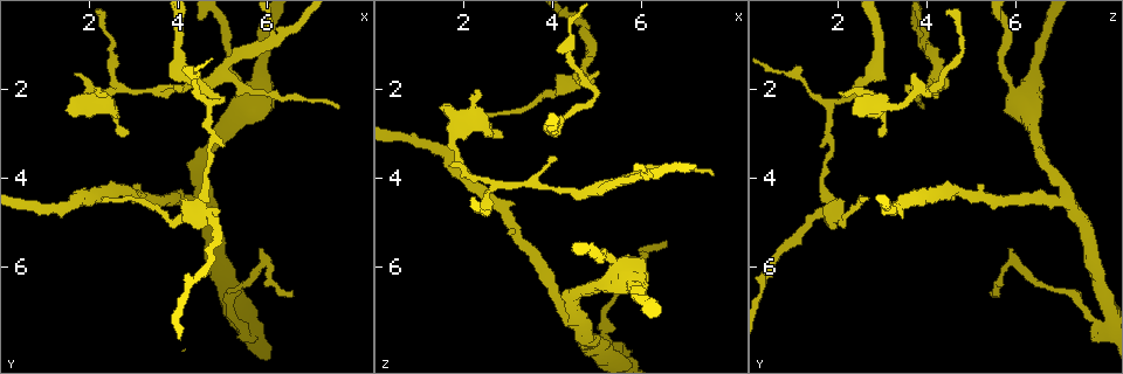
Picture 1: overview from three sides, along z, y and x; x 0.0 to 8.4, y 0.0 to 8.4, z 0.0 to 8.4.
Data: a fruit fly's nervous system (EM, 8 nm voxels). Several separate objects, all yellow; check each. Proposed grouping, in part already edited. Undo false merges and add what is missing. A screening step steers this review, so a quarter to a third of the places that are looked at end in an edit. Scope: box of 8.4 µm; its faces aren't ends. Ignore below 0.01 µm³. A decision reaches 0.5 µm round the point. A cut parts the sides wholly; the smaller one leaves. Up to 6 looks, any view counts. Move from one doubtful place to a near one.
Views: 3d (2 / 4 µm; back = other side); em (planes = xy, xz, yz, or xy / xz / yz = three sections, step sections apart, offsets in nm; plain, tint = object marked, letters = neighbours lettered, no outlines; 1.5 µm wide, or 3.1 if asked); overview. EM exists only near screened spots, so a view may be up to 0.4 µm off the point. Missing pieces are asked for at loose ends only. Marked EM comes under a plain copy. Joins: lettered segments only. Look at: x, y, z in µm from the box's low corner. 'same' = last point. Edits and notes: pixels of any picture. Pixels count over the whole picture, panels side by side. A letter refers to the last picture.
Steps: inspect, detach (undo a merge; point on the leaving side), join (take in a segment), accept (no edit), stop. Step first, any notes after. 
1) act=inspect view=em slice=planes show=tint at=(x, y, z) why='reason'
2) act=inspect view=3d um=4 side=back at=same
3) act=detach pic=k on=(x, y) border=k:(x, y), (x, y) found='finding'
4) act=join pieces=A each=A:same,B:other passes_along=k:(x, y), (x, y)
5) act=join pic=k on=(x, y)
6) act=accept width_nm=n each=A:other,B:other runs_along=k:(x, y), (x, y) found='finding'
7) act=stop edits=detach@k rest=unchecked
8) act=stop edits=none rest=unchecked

act=inspect view=em slice=planes show=letters at=(6.55, 6.65, 5.55) why='long arm stops here'

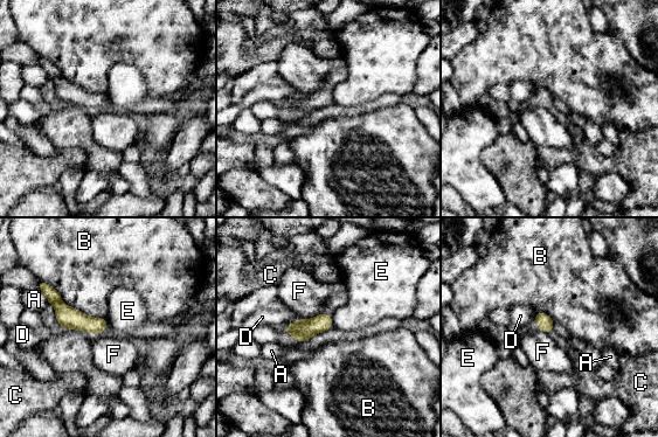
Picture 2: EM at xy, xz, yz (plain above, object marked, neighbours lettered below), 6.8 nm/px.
act=accept each=A:other,B:other,C:other,D:other,E:other,F:other border=2:(331, 317), (333, 325) found='none of them fits'

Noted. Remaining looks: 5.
act=inspect view=3d um=4 at=(4.65, 4.45, 1.65) why='branch point'

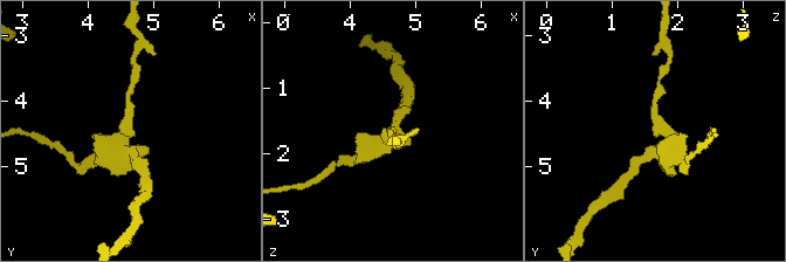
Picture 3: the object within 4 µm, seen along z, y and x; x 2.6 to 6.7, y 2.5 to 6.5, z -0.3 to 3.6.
act=inspect view=em slice=xy step=4 show=tint at=(4.65, 4.45, 1.70) arms=3

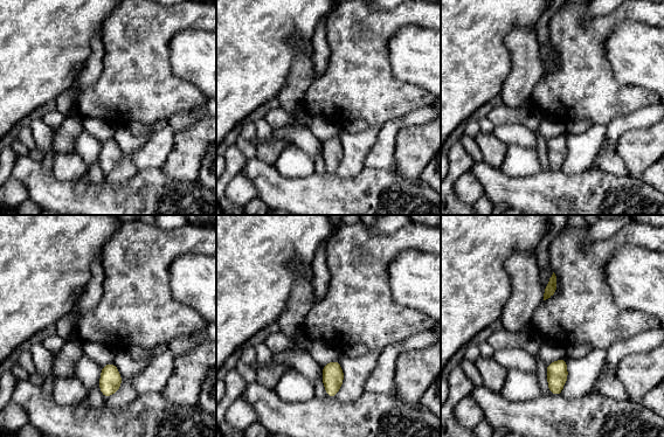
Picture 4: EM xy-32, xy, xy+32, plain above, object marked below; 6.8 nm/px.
act=inspect view=em slice=xz step=4 show=letters at=same

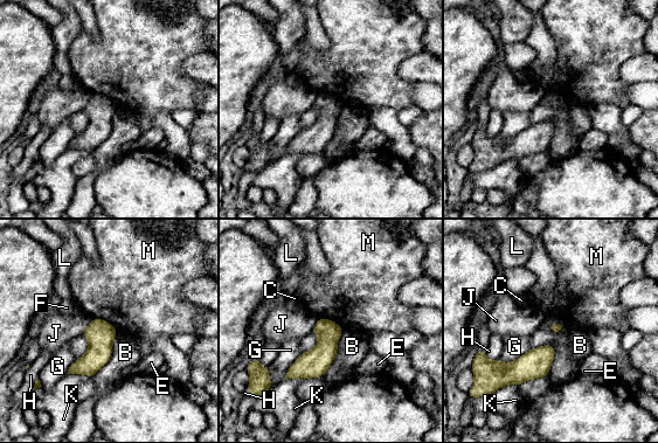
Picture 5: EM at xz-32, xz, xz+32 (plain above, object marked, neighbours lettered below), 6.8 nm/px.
act=accept width_nm=70 each=B:other,C:other,E:other,F:other,G:other,H:other,J:other,K:other,L:other,M:other found='all the same neuron'

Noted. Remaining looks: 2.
act=inspect view=3d um=2 at=(2.65, 2.05, 4.10) why='three-way junction'

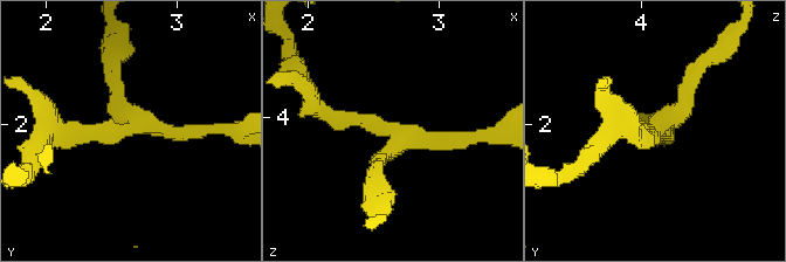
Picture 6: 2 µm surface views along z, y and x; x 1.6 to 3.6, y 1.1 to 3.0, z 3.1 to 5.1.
act=inspect view=em slice=planes show=letters at=(2.68, 2.06, 4.10) arms=3 why='need the tissue'

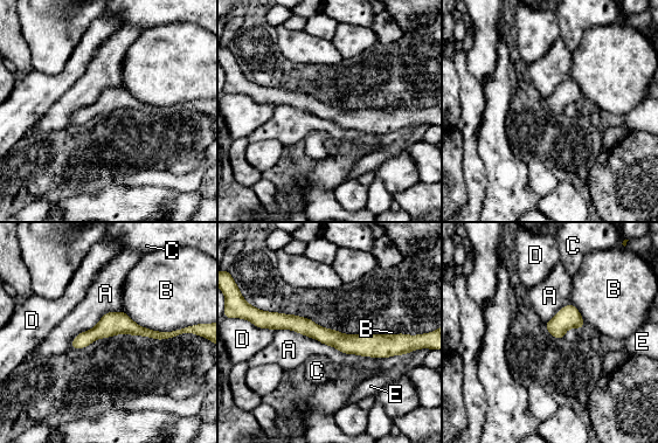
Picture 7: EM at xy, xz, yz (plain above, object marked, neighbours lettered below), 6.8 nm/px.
act=accept each=A:other,B:other,C:other,D:other,E:other runs_along=7:(261, 322), (347, 344), (400, 340) found='continuous, no second neuron'

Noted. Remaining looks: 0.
act=stop edits=none rest=unchecked

